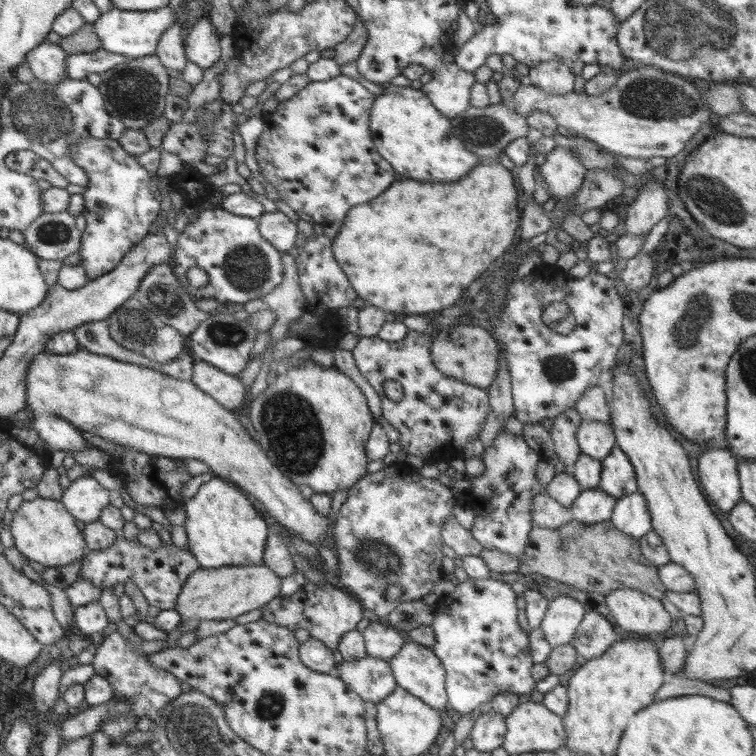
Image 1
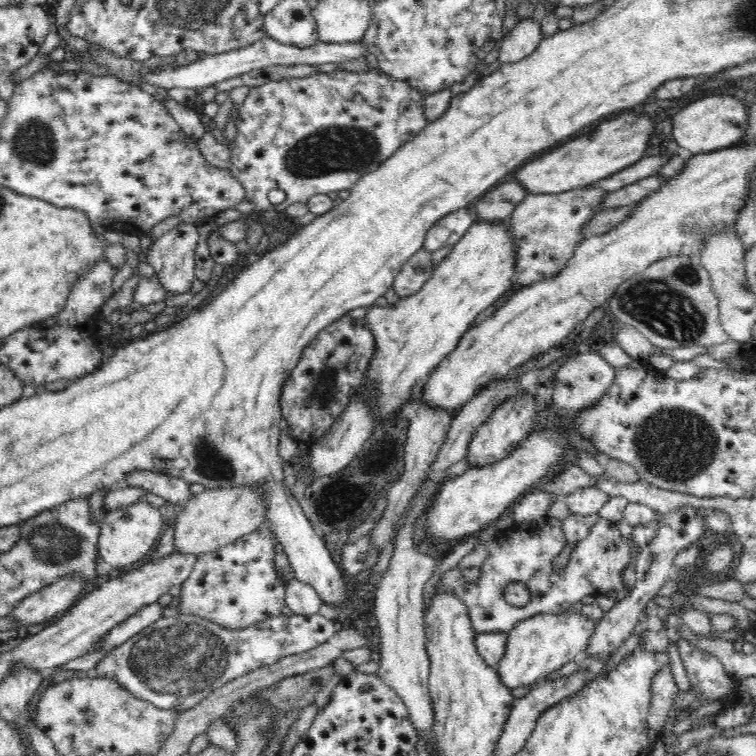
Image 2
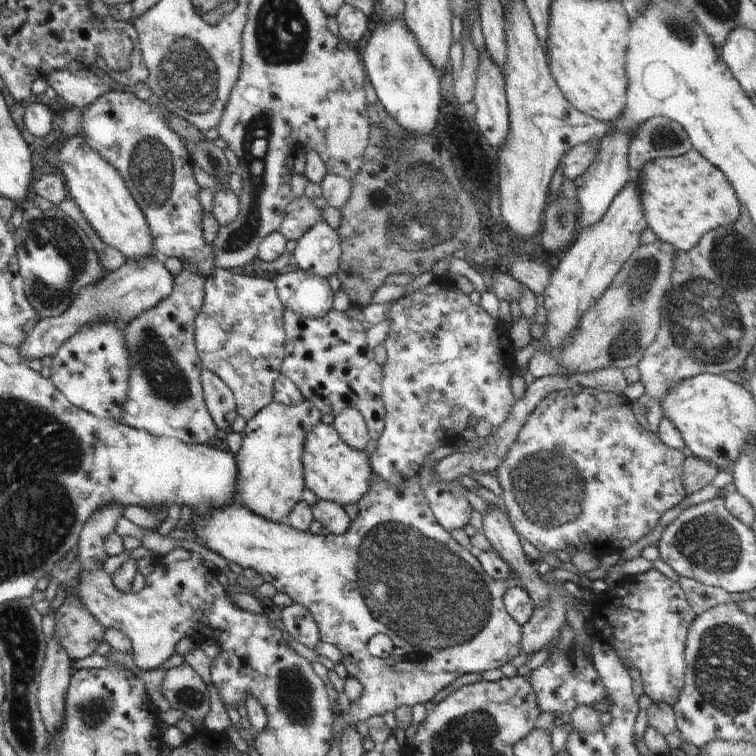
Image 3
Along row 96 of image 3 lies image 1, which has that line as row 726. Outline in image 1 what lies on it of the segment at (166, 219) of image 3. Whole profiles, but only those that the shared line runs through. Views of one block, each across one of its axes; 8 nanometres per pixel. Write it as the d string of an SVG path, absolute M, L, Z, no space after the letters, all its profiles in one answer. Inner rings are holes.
M120 631L112 632L100 643L91 666L98 676L102 676L111 684L113 698L129 698L131 700L129 713L108 719L99 726L101 732L106 736L125 744L126 742L123 741L124 734L136 728L136 722L139 718L150 718L154 722L161 715L161 710L170 705L170 702L174 702L175 698L182 692L181 681L170 672L152 666L148 660L148 655L136 652Z

